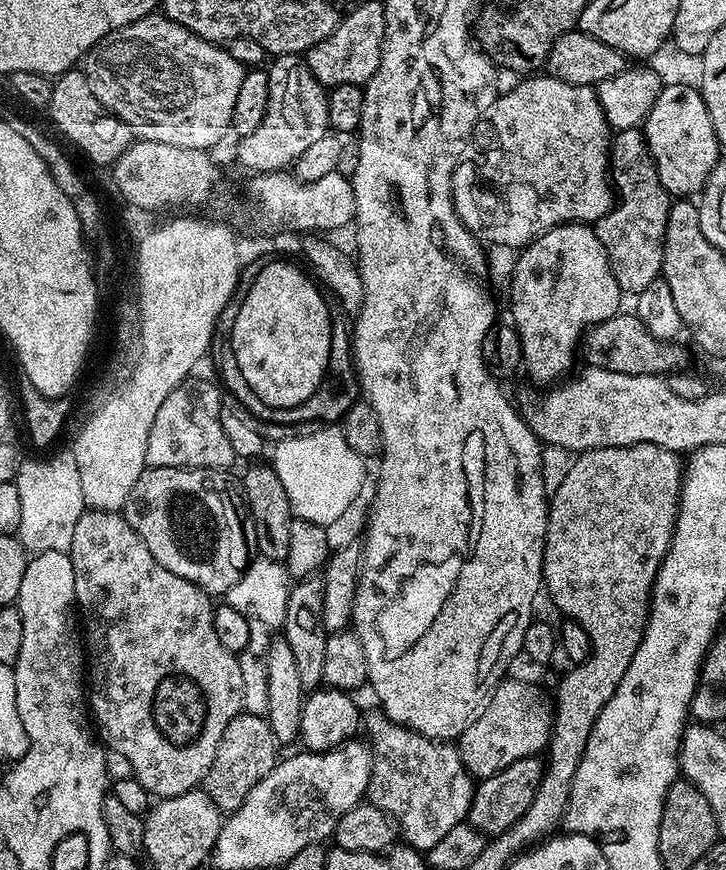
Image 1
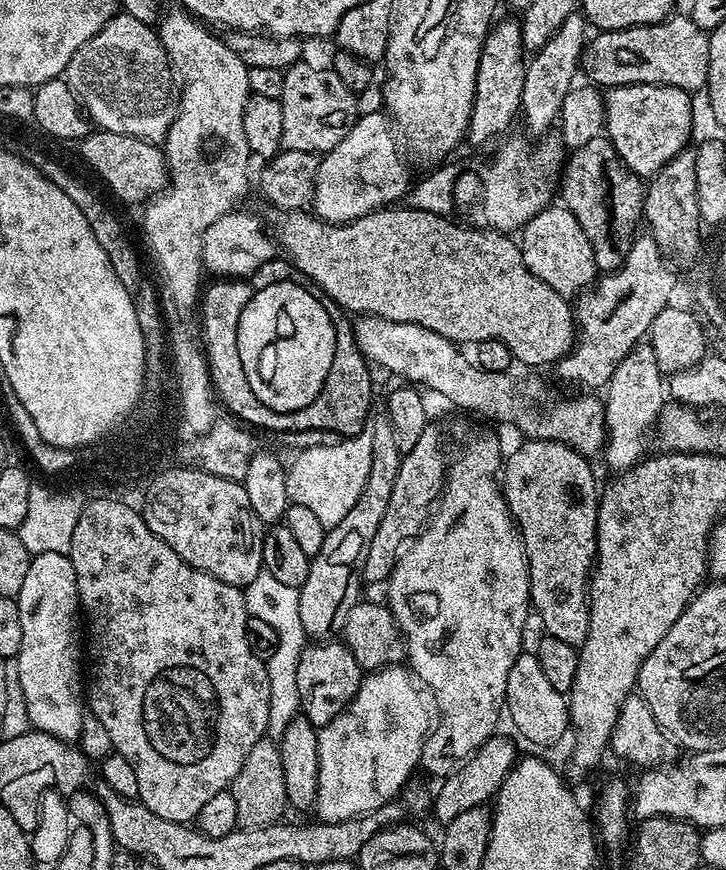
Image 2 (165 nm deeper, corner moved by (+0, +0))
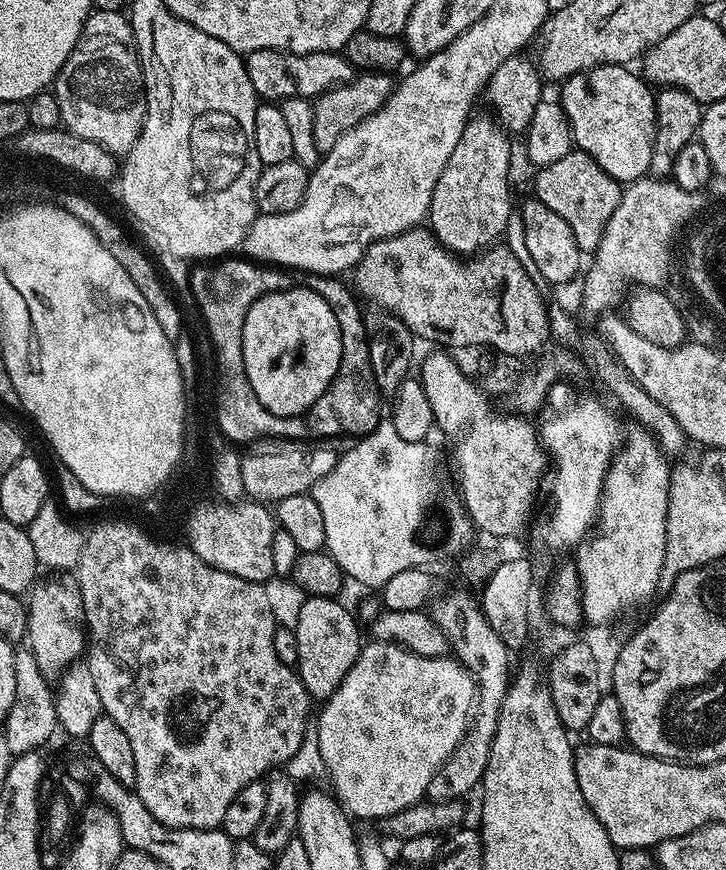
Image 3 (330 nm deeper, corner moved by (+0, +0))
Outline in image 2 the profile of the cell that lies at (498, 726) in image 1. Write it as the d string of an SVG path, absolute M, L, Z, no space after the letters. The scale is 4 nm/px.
M503 734L491 736L469 760L457 767L456 771L439 781L440 789L434 792L430 808L441 820L441 825L447 826L466 810L472 810L487 805L499 792L502 782L510 774L510 770L518 763L516 744L507 740Z

